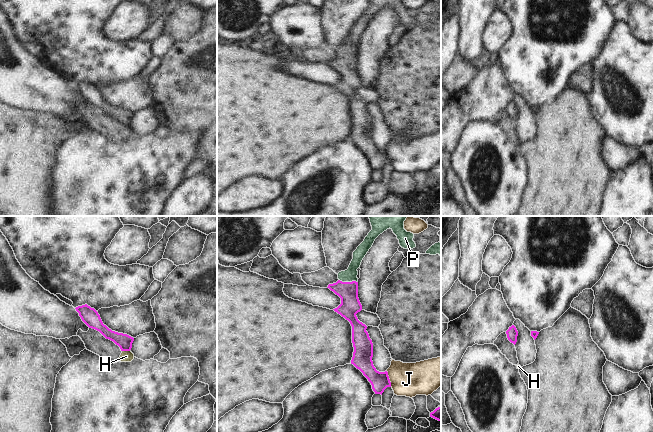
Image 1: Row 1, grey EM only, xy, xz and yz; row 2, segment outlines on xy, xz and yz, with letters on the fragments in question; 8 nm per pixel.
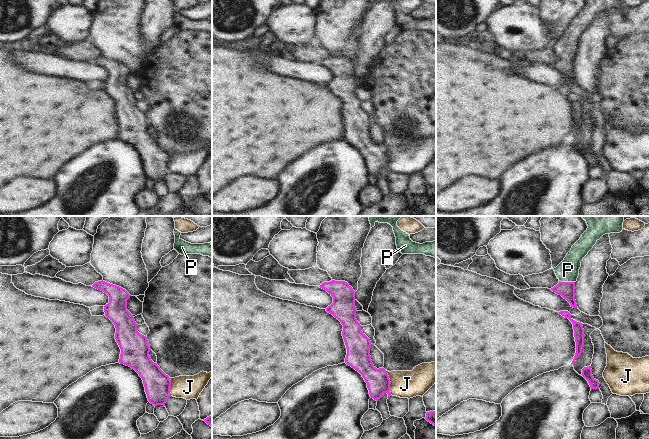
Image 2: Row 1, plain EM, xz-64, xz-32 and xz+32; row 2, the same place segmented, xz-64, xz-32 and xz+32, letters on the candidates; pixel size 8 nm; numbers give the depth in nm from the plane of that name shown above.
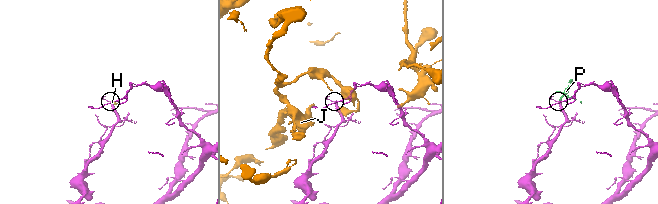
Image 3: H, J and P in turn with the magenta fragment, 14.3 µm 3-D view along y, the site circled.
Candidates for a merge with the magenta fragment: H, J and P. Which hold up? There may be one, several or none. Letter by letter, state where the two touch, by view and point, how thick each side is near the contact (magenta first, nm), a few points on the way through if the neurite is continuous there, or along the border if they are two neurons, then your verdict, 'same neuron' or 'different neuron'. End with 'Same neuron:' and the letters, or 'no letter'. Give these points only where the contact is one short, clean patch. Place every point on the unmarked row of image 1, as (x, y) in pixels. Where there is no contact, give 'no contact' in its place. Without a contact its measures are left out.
H: contact xy (126, 126); calibres 120 and 100 nm; border xy (122, 126), (129, 127); different neuron
J: contact xz (389, 155); calibres 150 and 280 nm; border xz (386, 147), (391, 162); different neuron
P: contact xz (348, 58); calibres 160 and 110 nm; way xz (350, 81), (348, 58), (349, 51); same neuron
Same neuron: P

